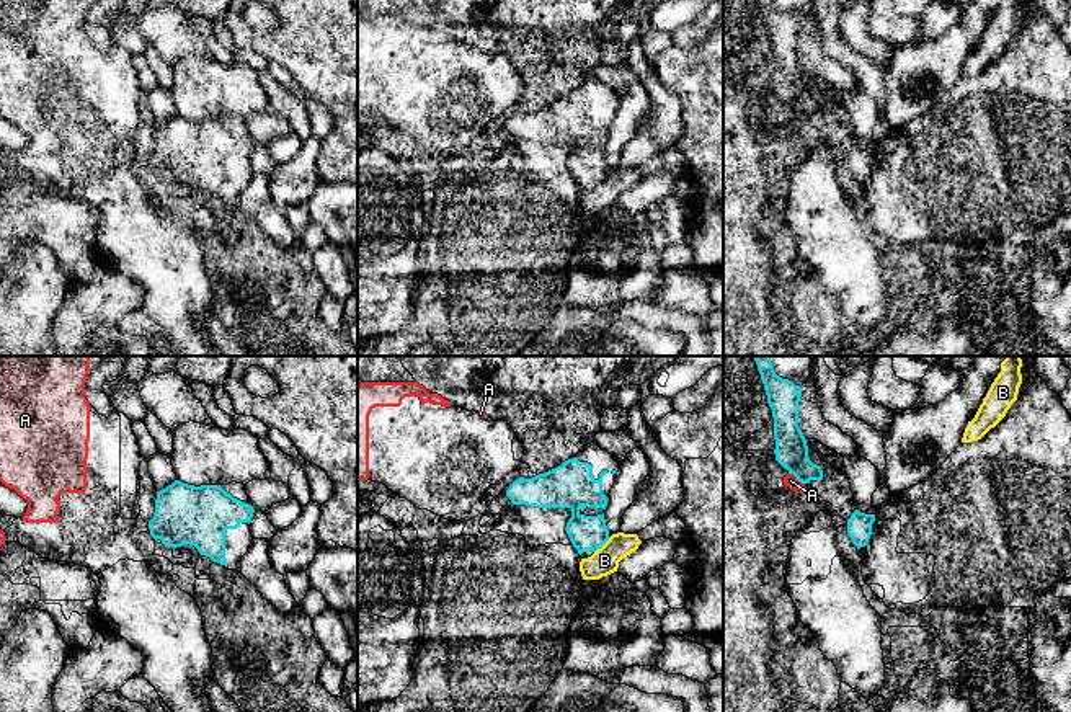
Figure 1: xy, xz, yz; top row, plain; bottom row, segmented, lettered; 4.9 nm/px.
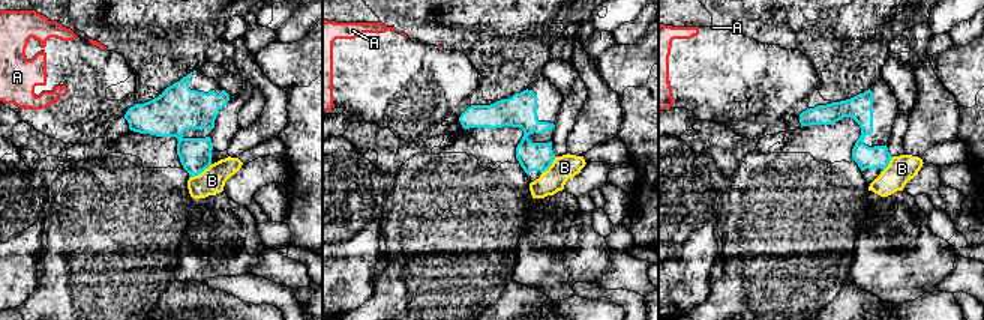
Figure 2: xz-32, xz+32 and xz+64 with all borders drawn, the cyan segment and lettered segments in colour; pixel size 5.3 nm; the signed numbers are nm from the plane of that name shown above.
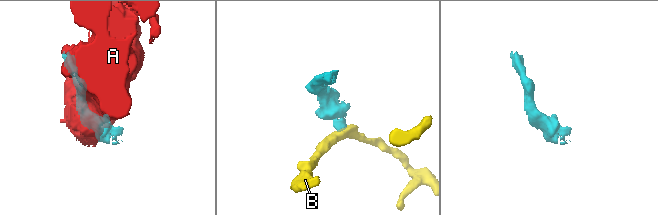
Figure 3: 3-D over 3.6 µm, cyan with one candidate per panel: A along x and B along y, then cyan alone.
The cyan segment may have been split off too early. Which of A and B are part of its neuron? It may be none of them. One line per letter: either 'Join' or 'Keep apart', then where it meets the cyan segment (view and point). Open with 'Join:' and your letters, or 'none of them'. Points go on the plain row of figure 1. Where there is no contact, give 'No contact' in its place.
Join: none of them
A: Keep apart. Touches cyan at yz (797, 113)
B: Keep apart. Touches cyan at xz (601, 180)

